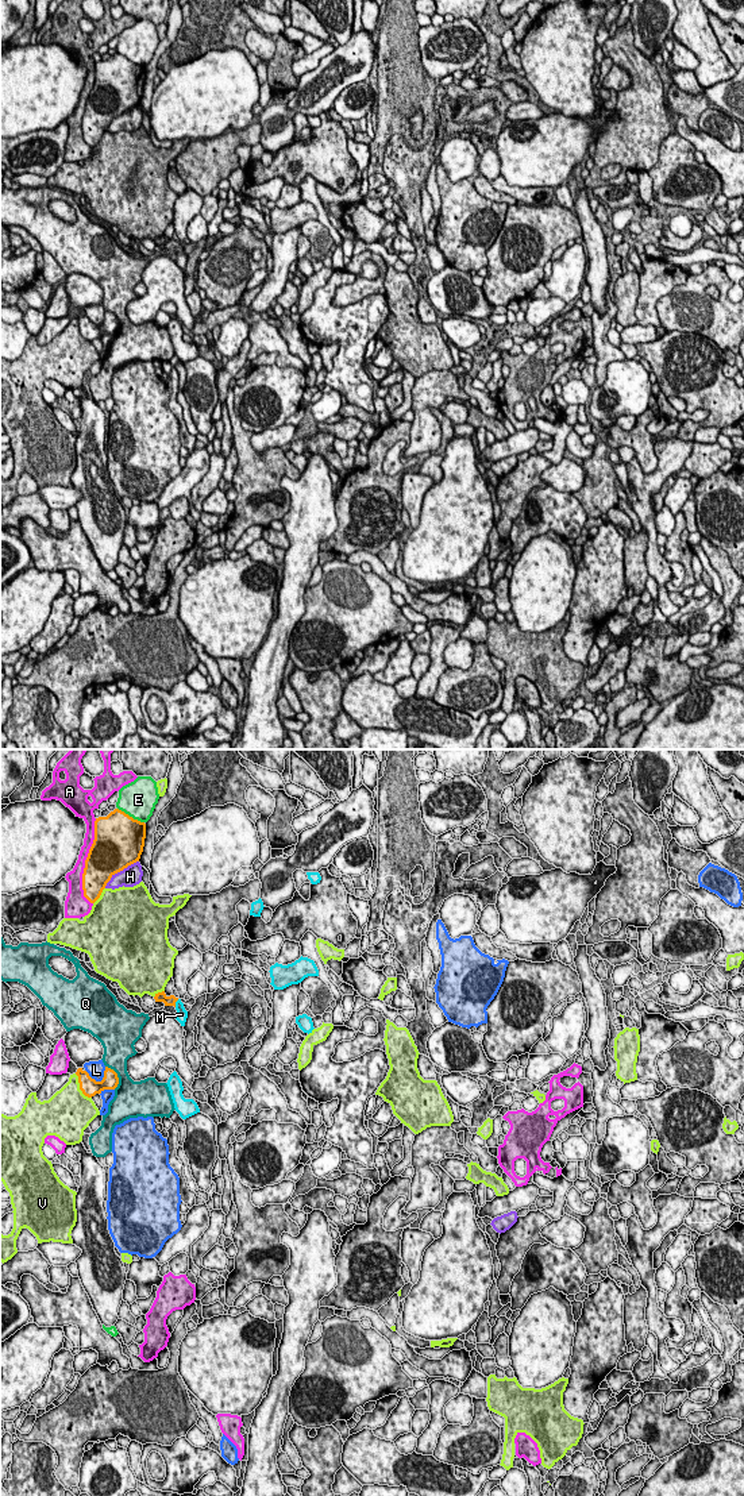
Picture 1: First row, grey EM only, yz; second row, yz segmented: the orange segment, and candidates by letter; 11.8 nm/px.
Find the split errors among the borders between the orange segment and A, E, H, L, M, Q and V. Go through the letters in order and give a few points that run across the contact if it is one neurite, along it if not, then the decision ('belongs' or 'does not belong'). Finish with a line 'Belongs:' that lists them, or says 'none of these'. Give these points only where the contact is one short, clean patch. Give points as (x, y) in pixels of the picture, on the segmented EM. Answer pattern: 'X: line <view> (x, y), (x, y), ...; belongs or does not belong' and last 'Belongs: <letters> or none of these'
A: does not belong
E: does not belong
H: does not belong
L: does not belong
M: line yz (161, 997), (174, 1003), (181, 1010), (181, 1014); belongs
Q: does not belong
V: does not belong
Belongs: M

